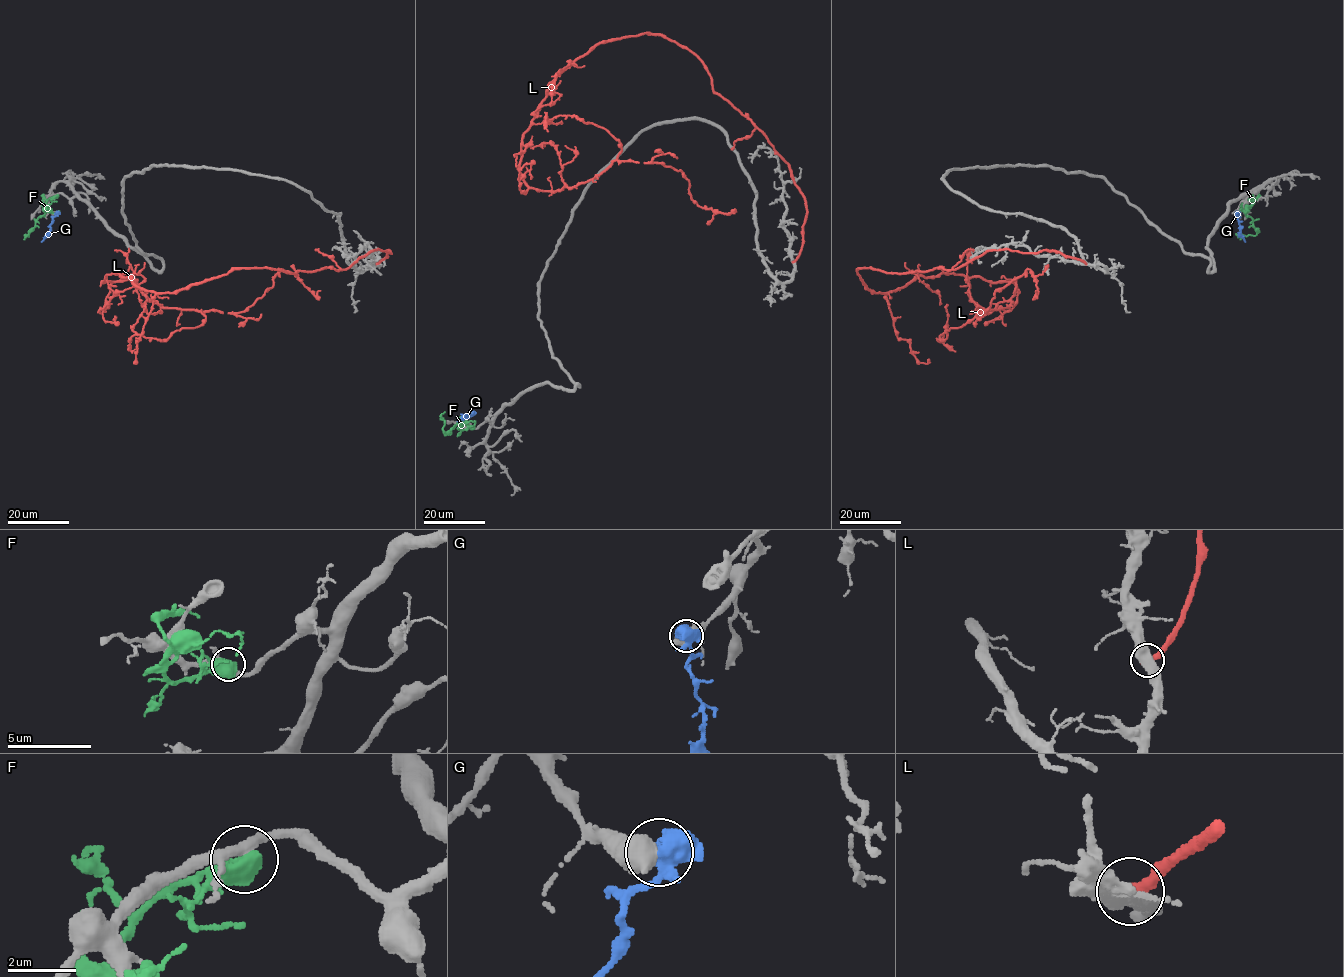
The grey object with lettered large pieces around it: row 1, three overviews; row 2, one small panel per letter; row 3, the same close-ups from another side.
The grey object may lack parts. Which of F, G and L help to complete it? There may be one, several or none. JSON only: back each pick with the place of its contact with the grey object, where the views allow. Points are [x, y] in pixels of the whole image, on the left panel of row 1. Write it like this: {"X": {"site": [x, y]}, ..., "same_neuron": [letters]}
{"same_neuron": []}

